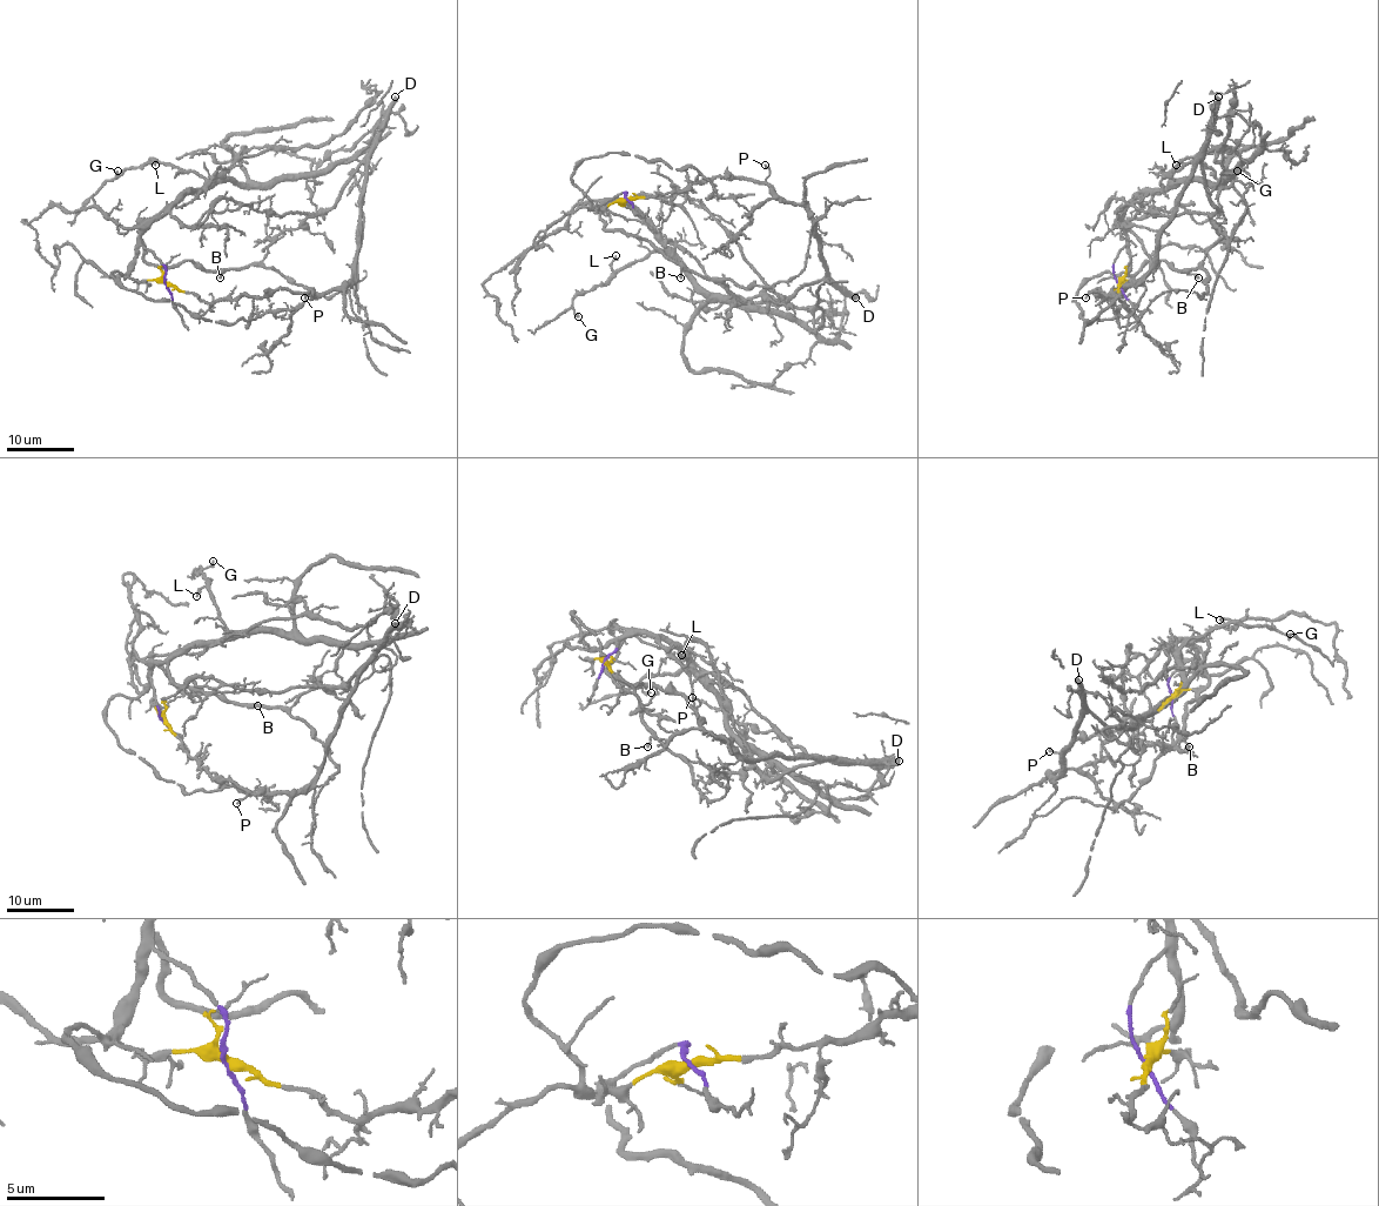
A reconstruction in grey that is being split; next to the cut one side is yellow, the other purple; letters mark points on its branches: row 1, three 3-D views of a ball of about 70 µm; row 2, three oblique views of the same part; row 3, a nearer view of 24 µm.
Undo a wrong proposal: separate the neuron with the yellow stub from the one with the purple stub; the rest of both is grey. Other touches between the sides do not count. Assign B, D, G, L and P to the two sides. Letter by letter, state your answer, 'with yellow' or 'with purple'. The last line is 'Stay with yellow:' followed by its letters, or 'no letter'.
B: with purple
D: with yellow
G: with purple
L: with purple
P: with yellow
Stay with yellow: D, P

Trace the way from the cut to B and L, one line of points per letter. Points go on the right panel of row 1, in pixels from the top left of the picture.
B: (1118, 283), (1114, 261), (1131, 233), (1154, 267), (1161, 260), (1199, 279)
L: (1118, 283), (1114, 267), (1127, 243), (1122, 214), (1142, 194), (1158, 193), (1172, 172), (1191, 162), (1176, 166)

